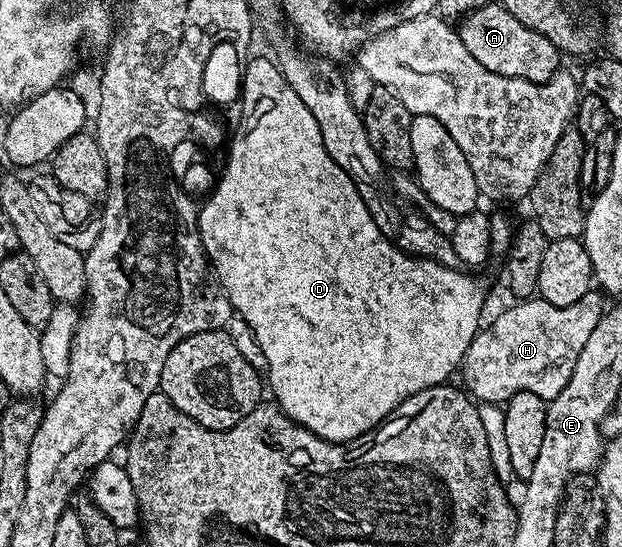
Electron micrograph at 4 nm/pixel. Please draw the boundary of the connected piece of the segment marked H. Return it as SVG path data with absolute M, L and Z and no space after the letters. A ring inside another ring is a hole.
M592 289L581 301L564 307L554 307L538 297L516 302L516 307L501 312L491 327L484 326L469 345L461 364L462 386L480 404L503 405L522 391L537 393L548 401L555 399L573 377L581 349L604 315L602 298L598 290Z

